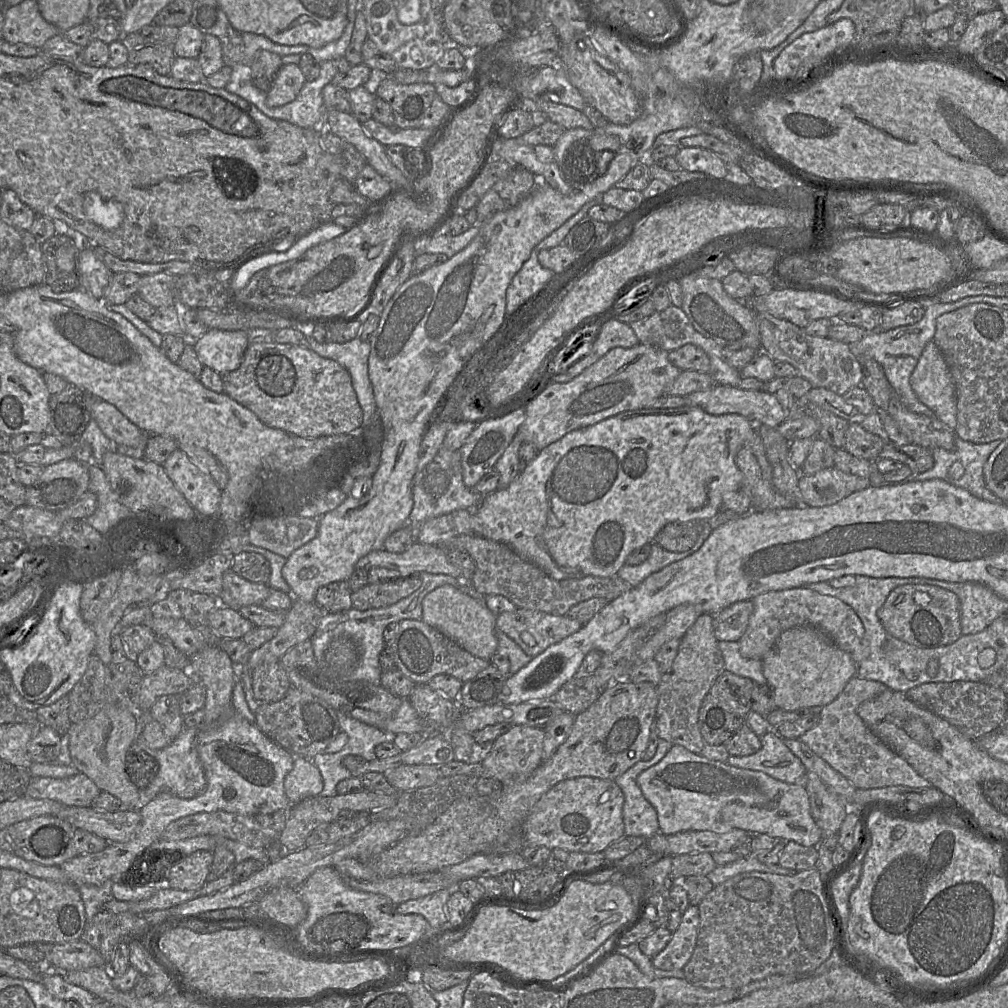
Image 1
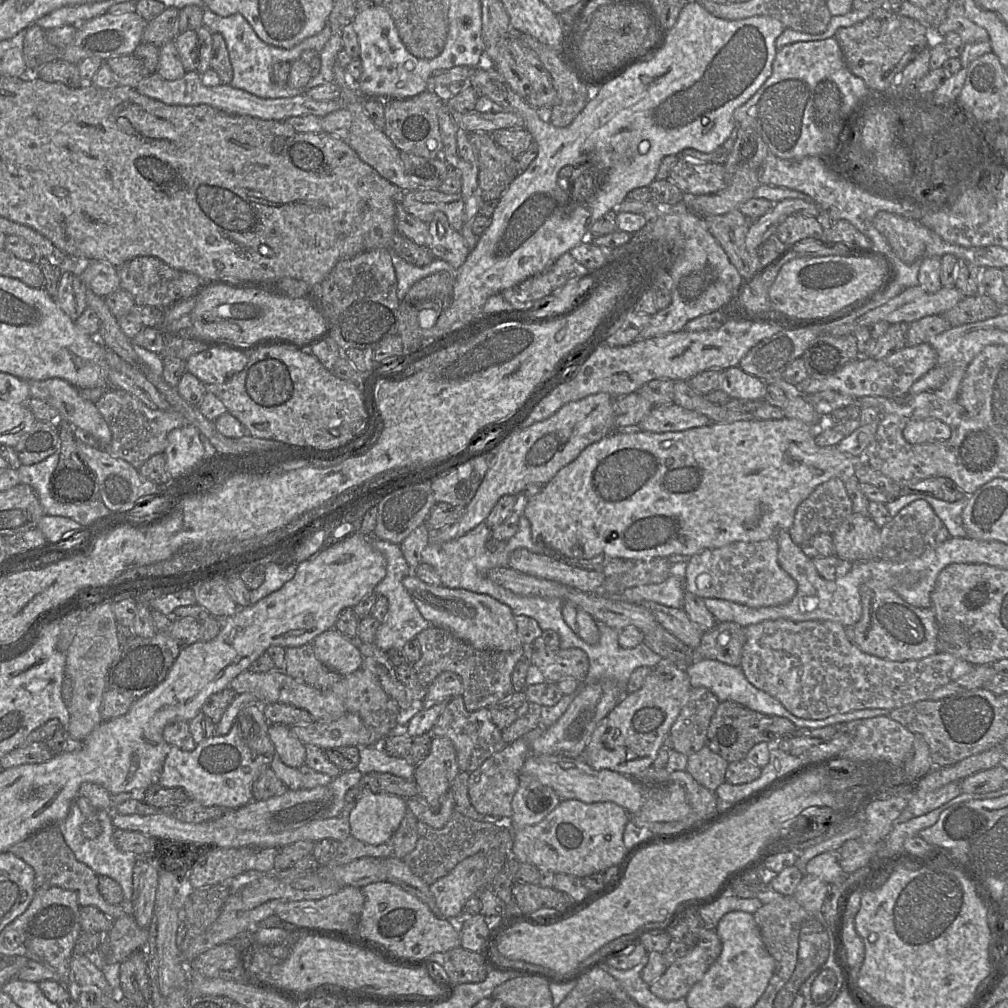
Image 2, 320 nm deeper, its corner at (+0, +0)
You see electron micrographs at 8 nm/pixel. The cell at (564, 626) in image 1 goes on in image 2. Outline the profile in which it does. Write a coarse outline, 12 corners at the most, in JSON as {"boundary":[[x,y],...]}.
{"boundary":[[522,645],[524,658],[547,681],[586,683],[587,654],[579,648]]}

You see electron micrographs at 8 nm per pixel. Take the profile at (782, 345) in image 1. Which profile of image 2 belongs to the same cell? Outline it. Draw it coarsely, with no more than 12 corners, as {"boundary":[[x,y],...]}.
{"boundary":[[929,343],[882,359],[858,357],[825,379],[795,385],[862,397],[902,398],[937,366]]}

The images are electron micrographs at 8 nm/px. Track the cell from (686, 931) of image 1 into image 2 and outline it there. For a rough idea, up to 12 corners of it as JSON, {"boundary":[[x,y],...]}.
{"boundary":[[715,929],[649,986],[663,1001],[686,997],[719,957]]}

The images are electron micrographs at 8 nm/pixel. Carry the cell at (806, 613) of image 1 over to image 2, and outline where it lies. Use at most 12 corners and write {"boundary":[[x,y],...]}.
{"boundary":[[832,621],[746,626],[747,680],[803,719],[893,710],[974,666],[861,651]]}

